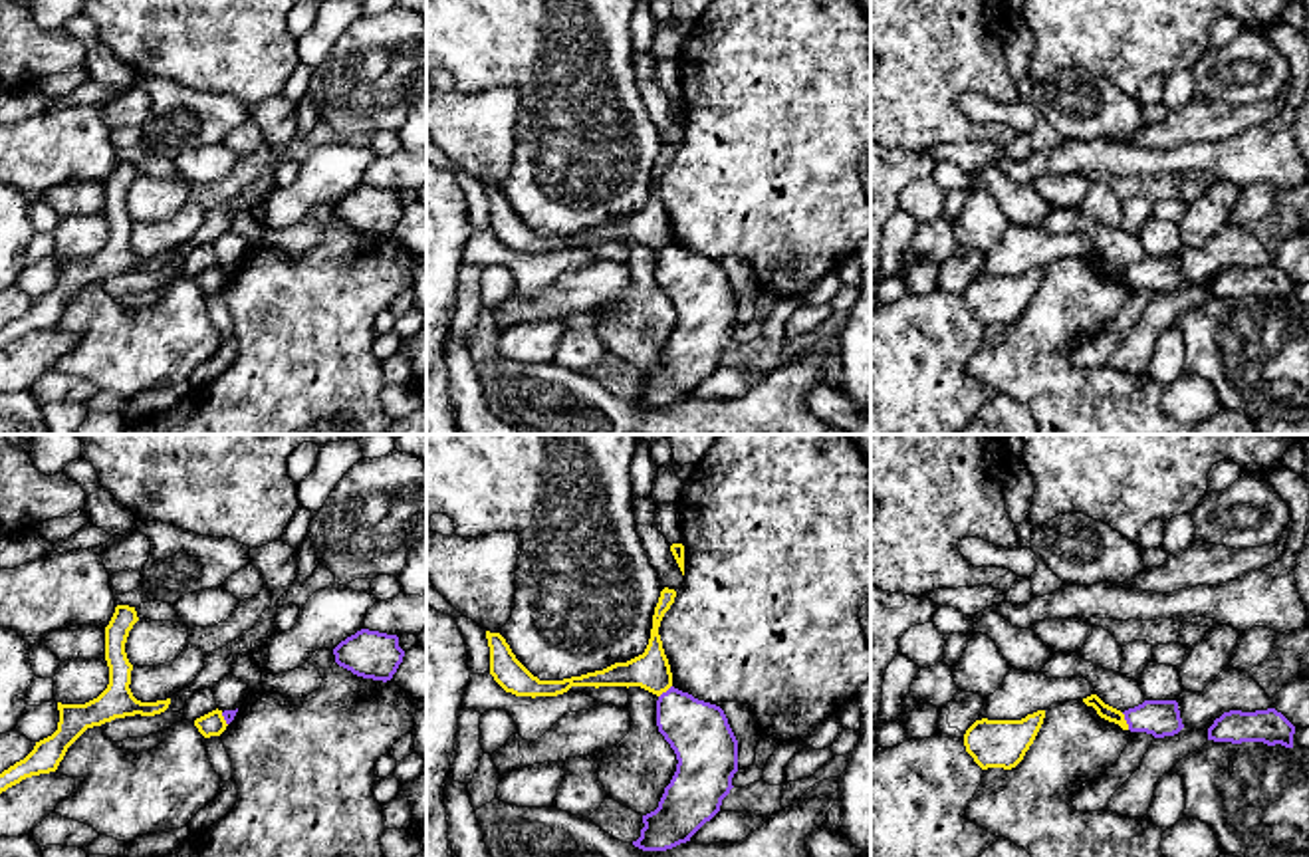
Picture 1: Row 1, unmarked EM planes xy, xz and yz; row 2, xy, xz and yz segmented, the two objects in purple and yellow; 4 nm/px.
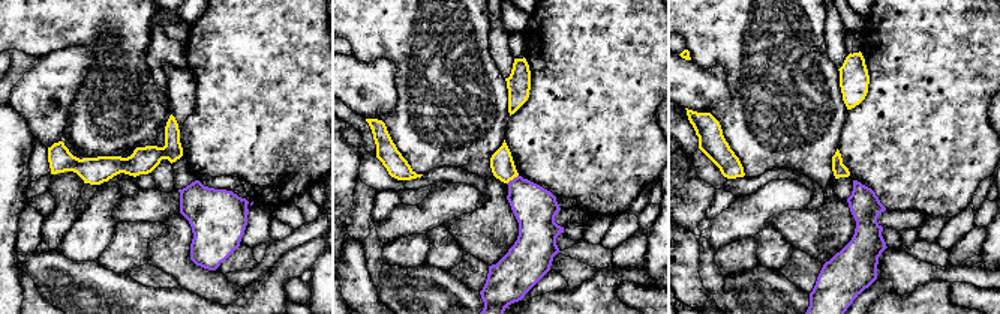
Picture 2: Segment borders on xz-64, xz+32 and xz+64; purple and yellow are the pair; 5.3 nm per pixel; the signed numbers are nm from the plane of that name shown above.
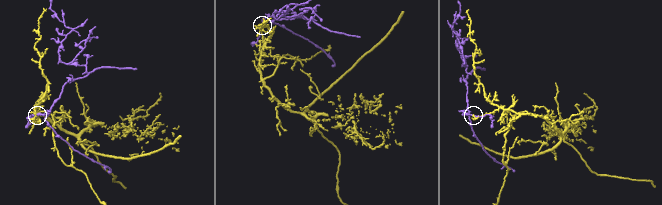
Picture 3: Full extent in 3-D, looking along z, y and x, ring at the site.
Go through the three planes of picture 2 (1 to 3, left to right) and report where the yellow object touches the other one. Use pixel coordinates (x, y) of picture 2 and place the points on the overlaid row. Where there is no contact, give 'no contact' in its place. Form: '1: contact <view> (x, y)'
1: no contact
2: contact xz+32 (513, 179)
3: no contact

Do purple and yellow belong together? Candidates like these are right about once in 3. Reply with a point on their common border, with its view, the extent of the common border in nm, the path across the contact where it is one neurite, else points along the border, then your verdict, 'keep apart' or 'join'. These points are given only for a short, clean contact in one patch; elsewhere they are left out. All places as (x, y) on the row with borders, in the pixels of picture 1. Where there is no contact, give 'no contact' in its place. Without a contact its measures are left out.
yz (1125, 719) | 80 nm | along yz (1121, 713), (1129, 729) | keep apart

